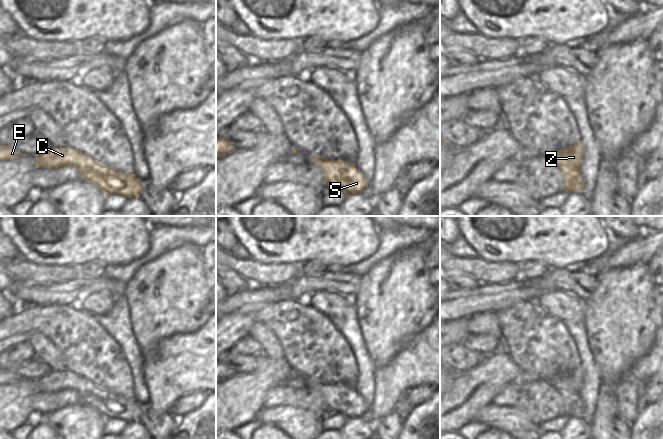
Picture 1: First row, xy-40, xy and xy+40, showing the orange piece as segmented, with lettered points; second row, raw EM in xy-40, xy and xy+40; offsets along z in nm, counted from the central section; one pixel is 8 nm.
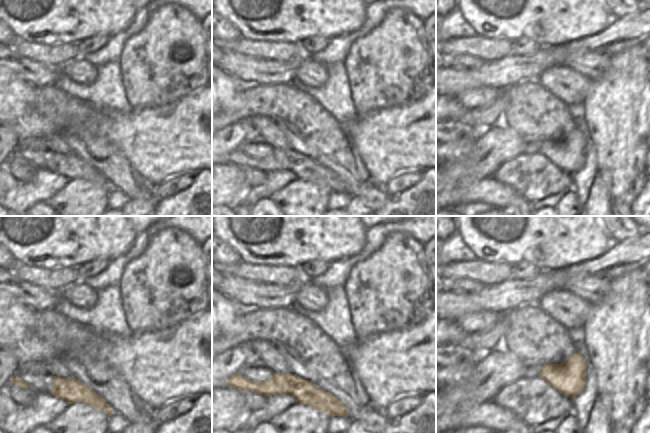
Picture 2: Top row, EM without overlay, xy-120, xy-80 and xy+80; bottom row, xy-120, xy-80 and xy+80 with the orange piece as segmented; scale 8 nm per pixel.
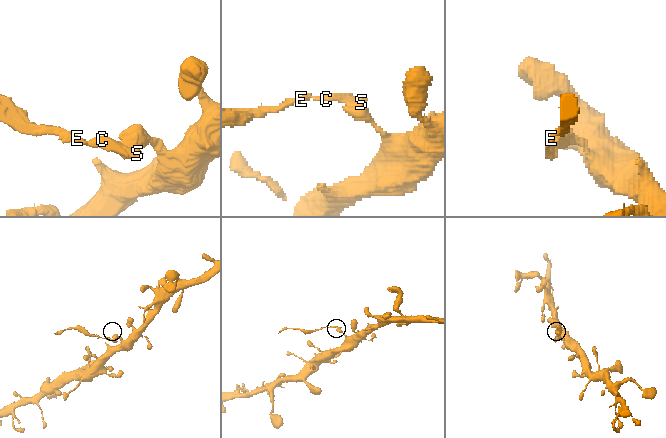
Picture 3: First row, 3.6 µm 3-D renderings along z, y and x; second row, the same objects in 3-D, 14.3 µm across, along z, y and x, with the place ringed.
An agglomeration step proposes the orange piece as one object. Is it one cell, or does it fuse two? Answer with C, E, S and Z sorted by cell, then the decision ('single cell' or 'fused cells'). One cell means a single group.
groups C E S / Z; fused cells

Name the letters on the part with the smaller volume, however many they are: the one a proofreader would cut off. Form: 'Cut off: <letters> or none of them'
Cut off: C, E, S

